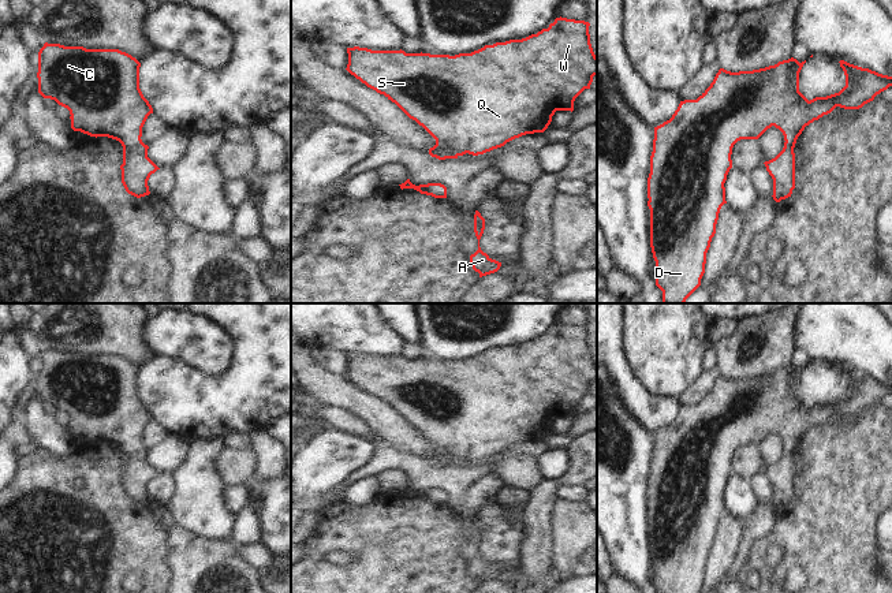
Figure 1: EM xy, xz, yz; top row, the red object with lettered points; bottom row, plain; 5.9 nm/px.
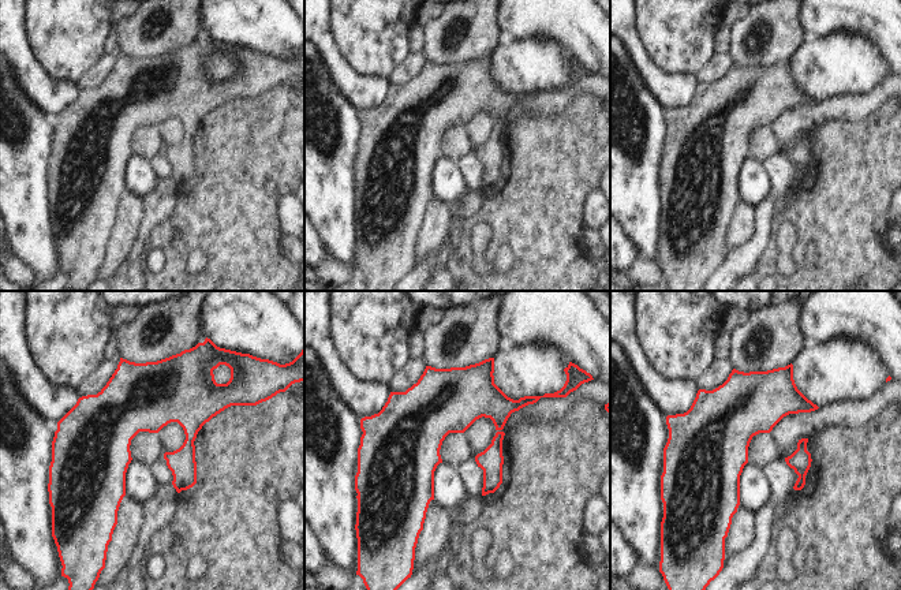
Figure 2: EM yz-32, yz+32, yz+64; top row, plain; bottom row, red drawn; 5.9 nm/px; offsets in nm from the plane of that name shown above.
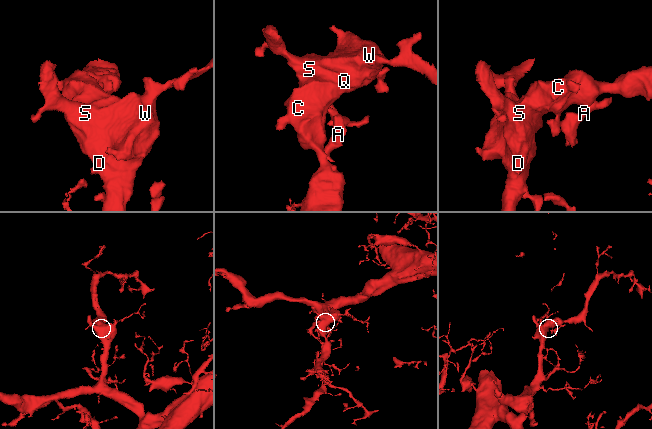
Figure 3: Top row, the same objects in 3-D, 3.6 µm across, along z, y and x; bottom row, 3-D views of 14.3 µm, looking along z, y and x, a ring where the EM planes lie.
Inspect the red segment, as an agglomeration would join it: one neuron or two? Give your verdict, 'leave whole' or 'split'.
leave whole

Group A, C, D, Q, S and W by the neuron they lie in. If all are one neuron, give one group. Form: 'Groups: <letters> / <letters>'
Groups: A C D Q S W

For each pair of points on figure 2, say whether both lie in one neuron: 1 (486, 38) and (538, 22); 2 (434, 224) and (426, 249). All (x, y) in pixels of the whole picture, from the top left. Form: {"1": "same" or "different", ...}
{"1": "different", "2": "same"}

